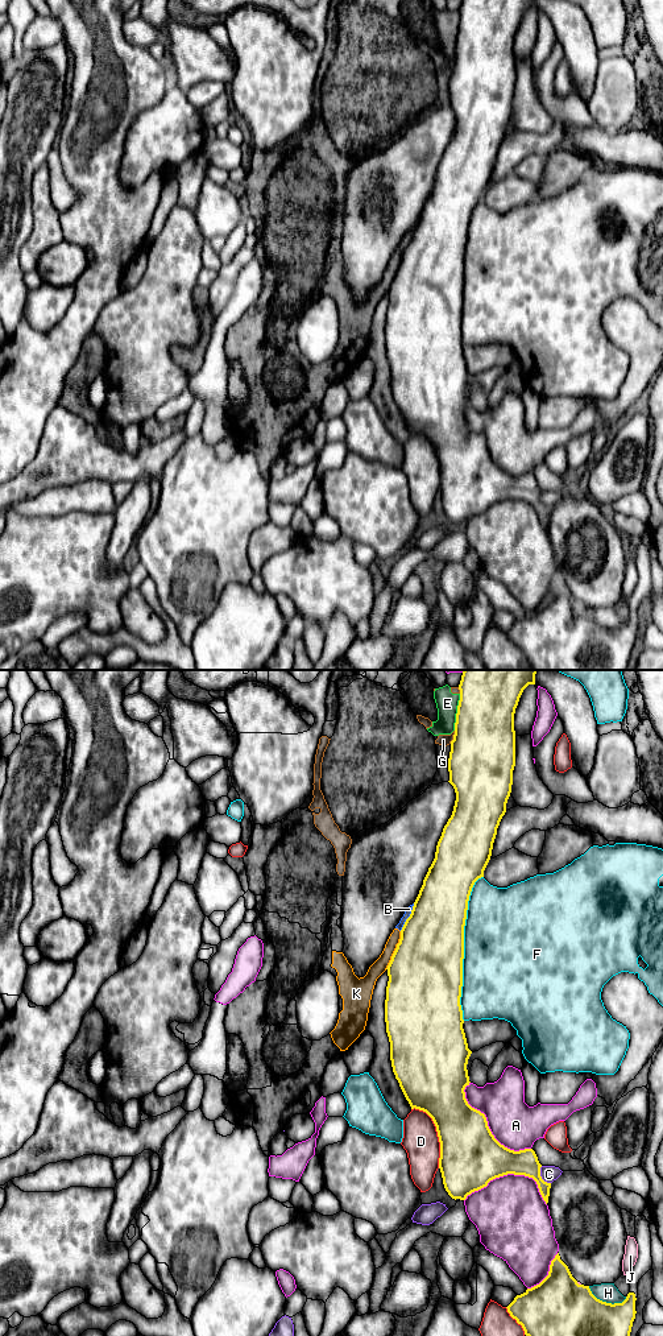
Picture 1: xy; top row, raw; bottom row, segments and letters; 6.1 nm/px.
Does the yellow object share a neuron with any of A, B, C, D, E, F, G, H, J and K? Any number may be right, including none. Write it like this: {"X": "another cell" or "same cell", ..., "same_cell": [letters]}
{"A": "another cell", "B": "another cell", "C": "another cell", "D": "another cell", "E": "another cell", "F": "another cell", "G": "another cell", "H": "another cell", "J": "another cell", "K": "another cell", "same_cell": []}

